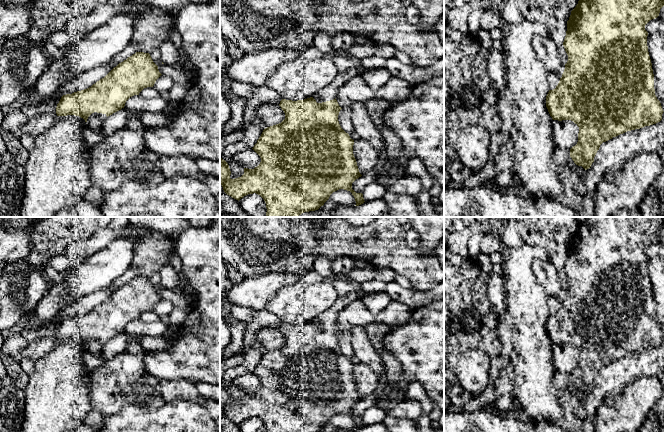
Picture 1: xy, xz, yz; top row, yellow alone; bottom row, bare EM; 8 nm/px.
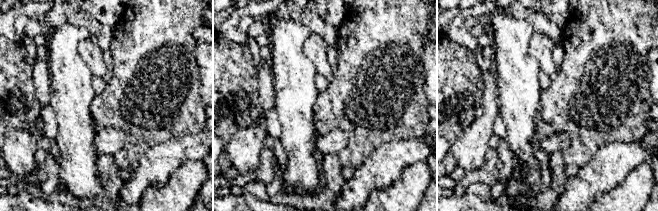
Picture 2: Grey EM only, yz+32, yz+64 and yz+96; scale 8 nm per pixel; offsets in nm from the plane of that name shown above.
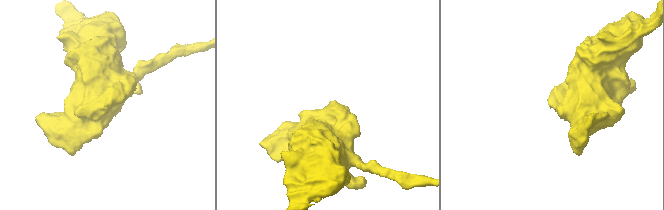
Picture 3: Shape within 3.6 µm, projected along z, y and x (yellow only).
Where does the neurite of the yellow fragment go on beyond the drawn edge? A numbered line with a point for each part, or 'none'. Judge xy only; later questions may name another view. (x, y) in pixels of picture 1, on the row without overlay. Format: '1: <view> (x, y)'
1: xy (95, 344)

